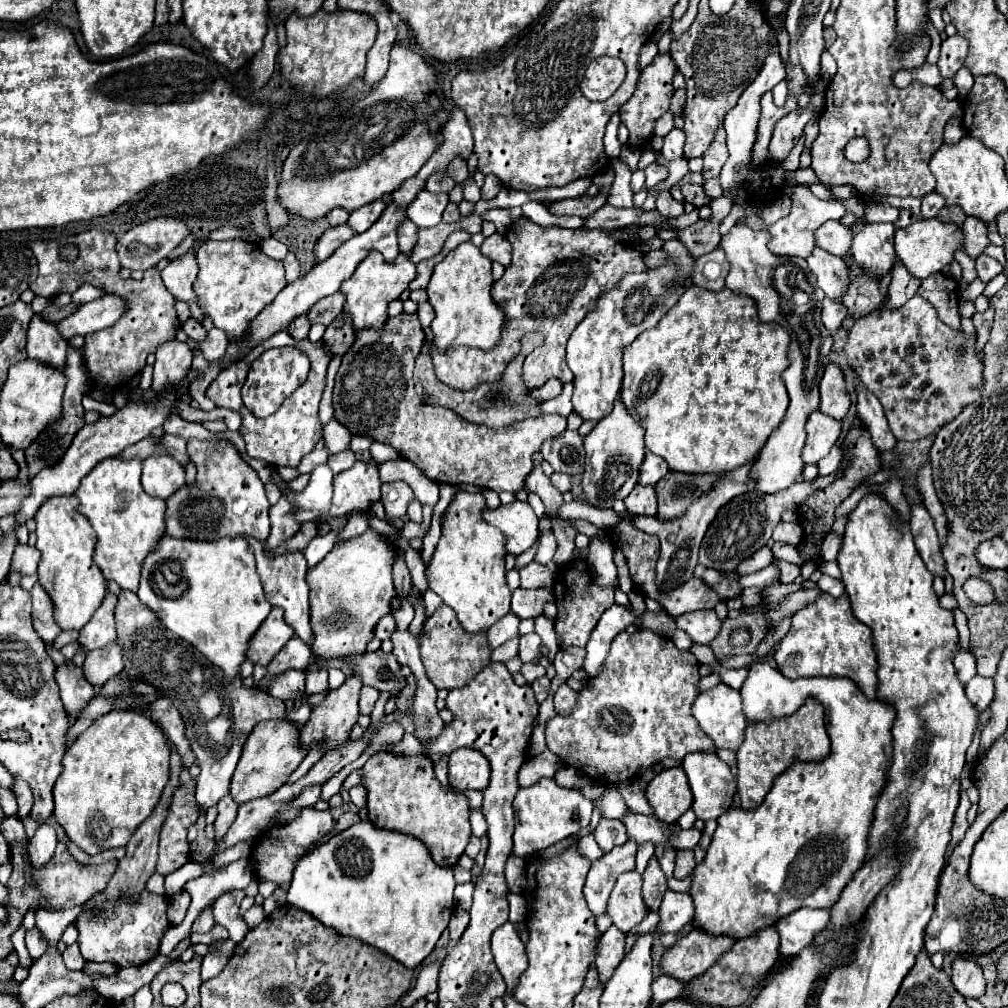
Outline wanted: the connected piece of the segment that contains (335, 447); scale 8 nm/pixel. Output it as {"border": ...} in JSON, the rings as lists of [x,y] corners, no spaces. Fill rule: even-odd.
{"border":[[[331,419],[323,427],[323,441],[325,441],[325,447],[327,447],[329,455],[335,455],[335,453],[341,453],[341,451],[349,449],[351,433],[341,423],[337,423],[335,419]]]}

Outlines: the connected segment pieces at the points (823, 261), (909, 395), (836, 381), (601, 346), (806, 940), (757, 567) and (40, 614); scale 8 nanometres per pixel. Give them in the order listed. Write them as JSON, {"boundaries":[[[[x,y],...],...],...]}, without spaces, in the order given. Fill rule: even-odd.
{"boundaries":[[[[815,247],[813,253],[807,257],[811,273],[817,277],[817,285],[825,291],[831,299],[841,299],[845,287],[849,285],[847,279],[847,265],[841,257],[827,253],[821,247]]],[[[919,295],[909,299],[899,309],[881,309],[869,313],[855,321],[849,341],[845,347],[849,365],[855,369],[859,379],[873,391],[881,401],[889,427],[897,441],[919,441],[933,435],[945,423],[955,419],[967,405],[981,399],[983,391],[983,359],[975,349],[977,337],[963,333],[961,329],[951,329],[939,321],[935,309],[927,299]]],[[[829,363],[825,367],[825,375],[823,375],[819,387],[821,387],[819,411],[823,415],[829,415],[835,421],[841,421],[847,415],[849,405],[851,405],[851,399],[849,399],[847,387],[845,387],[845,379],[843,379],[841,369],[837,365]]],[[[677,239],[665,241],[663,251],[667,251],[675,263],[667,263],[663,267],[651,269],[647,273],[629,273],[621,281],[619,289],[607,291],[597,301],[597,307],[577,325],[567,341],[567,363],[575,375],[575,391],[571,397],[573,411],[583,421],[601,421],[611,413],[615,395],[621,389],[623,369],[621,369],[621,353],[623,347],[629,345],[637,335],[655,327],[659,319],[679,301],[685,293],[685,287],[691,285],[689,273],[693,269],[693,259],[689,259],[685,247],[677,243]]],[[[797,909],[785,919],[777,921],[781,935],[781,957],[797,955],[801,949],[811,947],[815,937],[829,923],[829,909]]],[[[761,547],[759,551],[755,551],[753,555],[749,555],[737,567],[737,573],[755,573],[755,571],[761,571],[763,567],[767,567],[769,563],[773,563],[773,553],[771,553],[769,547]]],[[[35,583],[35,587],[31,589],[31,597],[33,597],[33,627],[45,643],[53,643],[55,637],[61,633],[61,627],[55,623],[53,601],[39,583]]]]}

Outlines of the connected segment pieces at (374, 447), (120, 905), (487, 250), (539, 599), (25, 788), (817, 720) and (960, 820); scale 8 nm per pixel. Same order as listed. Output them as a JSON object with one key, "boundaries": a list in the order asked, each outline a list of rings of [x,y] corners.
{"boundaries":[[[[373,442],[370,447],[370,453],[375,461],[383,463],[391,459],[399,458],[399,453],[390,445],[384,443]]],[[[143,891],[139,899],[121,895],[97,907],[83,907],[75,919],[79,931],[79,949],[85,961],[107,961],[117,969],[143,965],[159,951],[159,941],[169,927],[167,921],[167,897]]],[[[493,233],[491,237],[487,237],[481,245],[481,251],[491,259],[501,263],[503,267],[507,267],[511,263],[511,243],[501,235],[501,233]]],[[[541,587],[541,589],[515,589],[513,591],[513,601],[511,601],[511,611],[519,617],[519,619],[533,619],[539,613],[543,613],[543,605],[545,601],[551,601],[553,595],[549,589]]],[[[15,779],[15,785],[13,785],[13,793],[17,797],[17,803],[19,803],[19,817],[25,817],[29,815],[31,807],[33,807],[33,793],[29,789],[29,785],[21,779]]],[[[809,697],[793,715],[773,721],[751,721],[745,729],[745,741],[737,751],[737,791],[743,809],[755,809],[763,803],[771,783],[795,761],[821,761],[829,755],[829,737],[825,731],[823,705]]],[[[961,791],[961,801],[959,801],[959,807],[957,807],[957,813],[955,813],[955,823],[953,823],[953,829],[951,829],[951,847],[955,847],[965,837],[965,831],[969,829],[969,821],[967,821],[969,807],[971,807],[971,801],[969,801],[967,793]]]]}

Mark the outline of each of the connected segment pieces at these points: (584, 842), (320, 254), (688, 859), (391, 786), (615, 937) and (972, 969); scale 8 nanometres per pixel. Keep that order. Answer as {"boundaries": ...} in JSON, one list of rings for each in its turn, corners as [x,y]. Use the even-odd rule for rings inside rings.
{"boundaries":[[[[587,835],[587,837],[579,839],[579,851],[581,851],[581,855],[589,857],[591,861],[595,861],[595,859],[599,859],[603,855],[603,851],[597,847],[593,835]]],[[[337,225],[337,227],[329,227],[315,243],[315,259],[317,263],[325,261],[329,255],[333,255],[333,251],[343,245],[347,239],[351,239],[355,233],[349,231],[347,225]]],[[[677,851],[677,857],[675,857],[675,879],[683,879],[683,877],[691,875],[693,869],[695,869],[693,851]]],[[[375,753],[361,767],[363,787],[367,789],[369,821],[379,829],[413,835],[425,843],[433,861],[441,867],[453,867],[463,855],[469,839],[469,799],[451,789],[443,789],[435,777],[433,761],[427,755]]],[[[613,925],[607,933],[601,935],[601,947],[595,959],[601,985],[611,979],[613,971],[617,969],[623,957],[625,957],[625,933],[617,931],[617,927]]],[[[957,957],[957,959],[953,961],[951,981],[953,981],[955,989],[957,989],[963,997],[981,997],[981,995],[985,993],[983,971],[981,971],[979,963],[975,963],[973,959]]]]}

